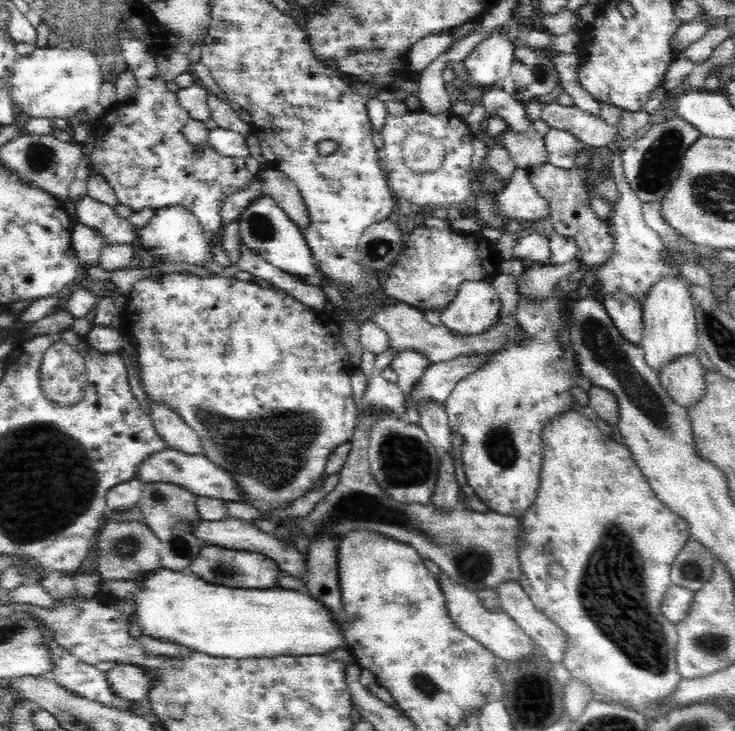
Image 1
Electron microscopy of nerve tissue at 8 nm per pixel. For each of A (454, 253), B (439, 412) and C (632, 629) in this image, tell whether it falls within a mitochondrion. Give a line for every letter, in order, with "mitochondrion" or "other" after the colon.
A: other
B: other
C: mitochondrion

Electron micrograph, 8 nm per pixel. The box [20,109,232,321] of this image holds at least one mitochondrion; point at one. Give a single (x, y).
(40, 157)

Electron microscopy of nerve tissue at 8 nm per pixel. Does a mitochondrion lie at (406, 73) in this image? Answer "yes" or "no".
no

